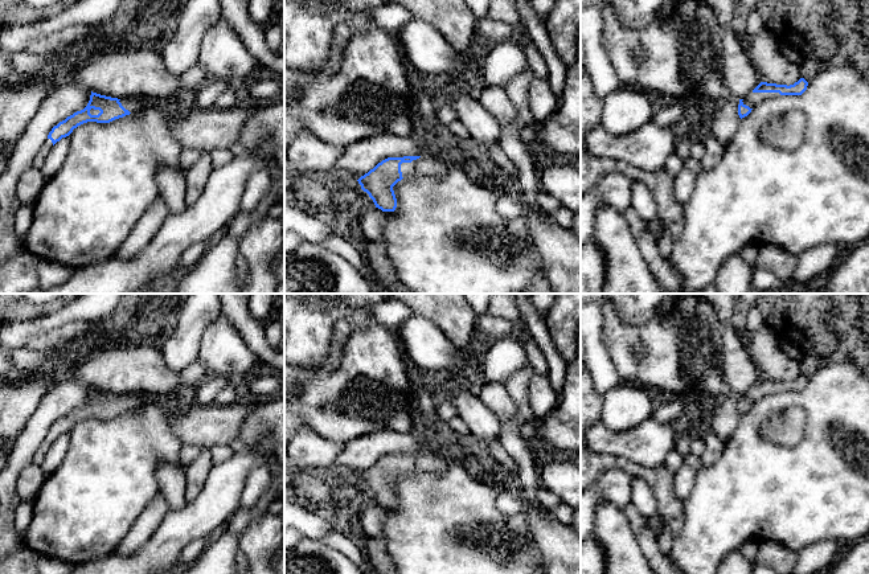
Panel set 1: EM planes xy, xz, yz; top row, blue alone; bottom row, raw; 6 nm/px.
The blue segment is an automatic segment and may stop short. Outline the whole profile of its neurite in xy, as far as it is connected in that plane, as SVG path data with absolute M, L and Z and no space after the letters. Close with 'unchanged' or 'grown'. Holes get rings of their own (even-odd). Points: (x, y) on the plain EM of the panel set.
M91 388L87 402L67 413L52 425L46 438L34 454L33 462L41 464L52 443L62 434L69 432L74 425L87 418L110 419L144 405L149 398L143 395L118 395Z | grown

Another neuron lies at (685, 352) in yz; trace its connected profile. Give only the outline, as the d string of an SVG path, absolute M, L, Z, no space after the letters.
M581 294L582 303L598 303L602 308L602 341L622 382L647 389L660 389L679 395L727 391L743 395L759 380L746 339L727 324L720 327L716 309L701 294L680 294L665 316L631 325L620 320L614 303L604 294Z

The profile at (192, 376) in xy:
M194 361L180 372L180 380L186 391L193 391L206 380L206 368L201 361Z

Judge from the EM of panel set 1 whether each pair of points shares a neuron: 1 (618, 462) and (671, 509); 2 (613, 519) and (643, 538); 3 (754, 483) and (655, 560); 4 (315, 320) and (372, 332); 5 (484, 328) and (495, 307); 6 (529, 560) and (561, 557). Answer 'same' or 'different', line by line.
1: same
2: different
3: different
4: same
5: different
6: different

